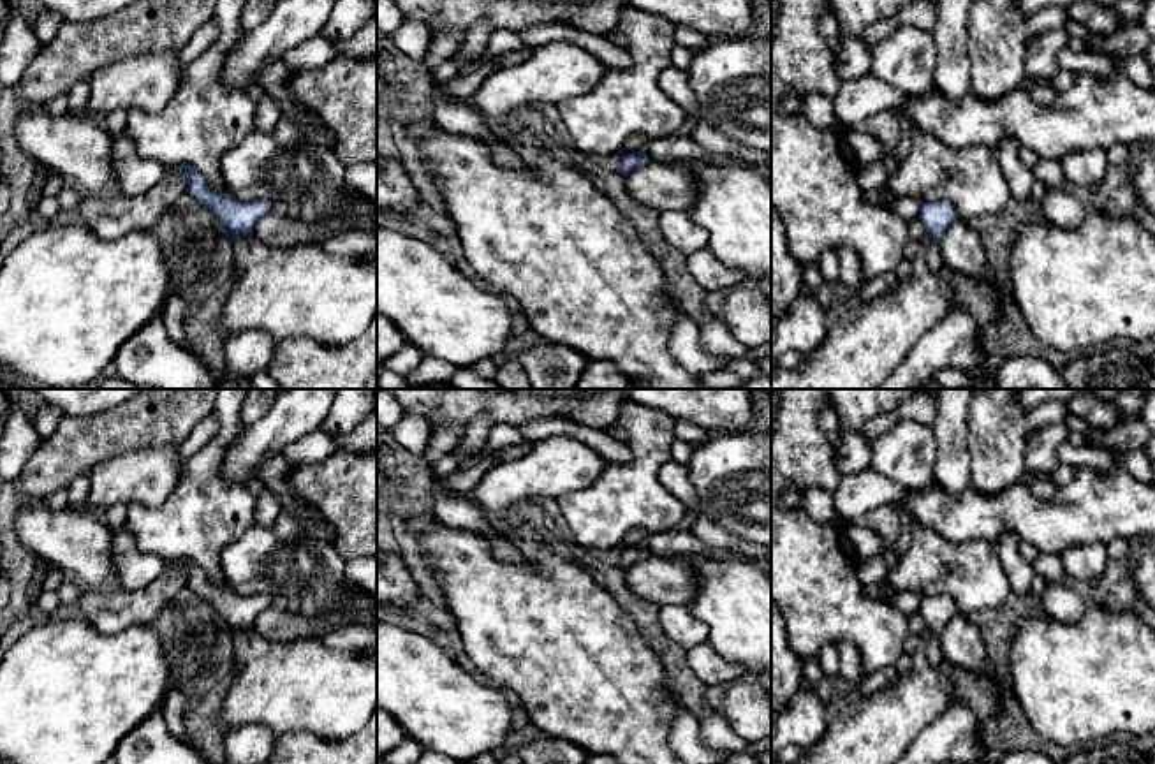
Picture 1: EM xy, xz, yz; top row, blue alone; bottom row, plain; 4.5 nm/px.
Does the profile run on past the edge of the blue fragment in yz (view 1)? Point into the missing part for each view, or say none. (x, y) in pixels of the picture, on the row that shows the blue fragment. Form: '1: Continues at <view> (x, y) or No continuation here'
1: No continuation here

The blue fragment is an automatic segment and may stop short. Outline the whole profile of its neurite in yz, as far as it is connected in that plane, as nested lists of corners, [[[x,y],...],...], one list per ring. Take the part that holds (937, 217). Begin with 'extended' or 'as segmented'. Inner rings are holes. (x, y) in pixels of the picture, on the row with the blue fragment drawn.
as segmented; [[[928,201],[921,204],[919,218],[926,229],[926,236],[940,241],[960,215],[956,206],[949,201]]]

